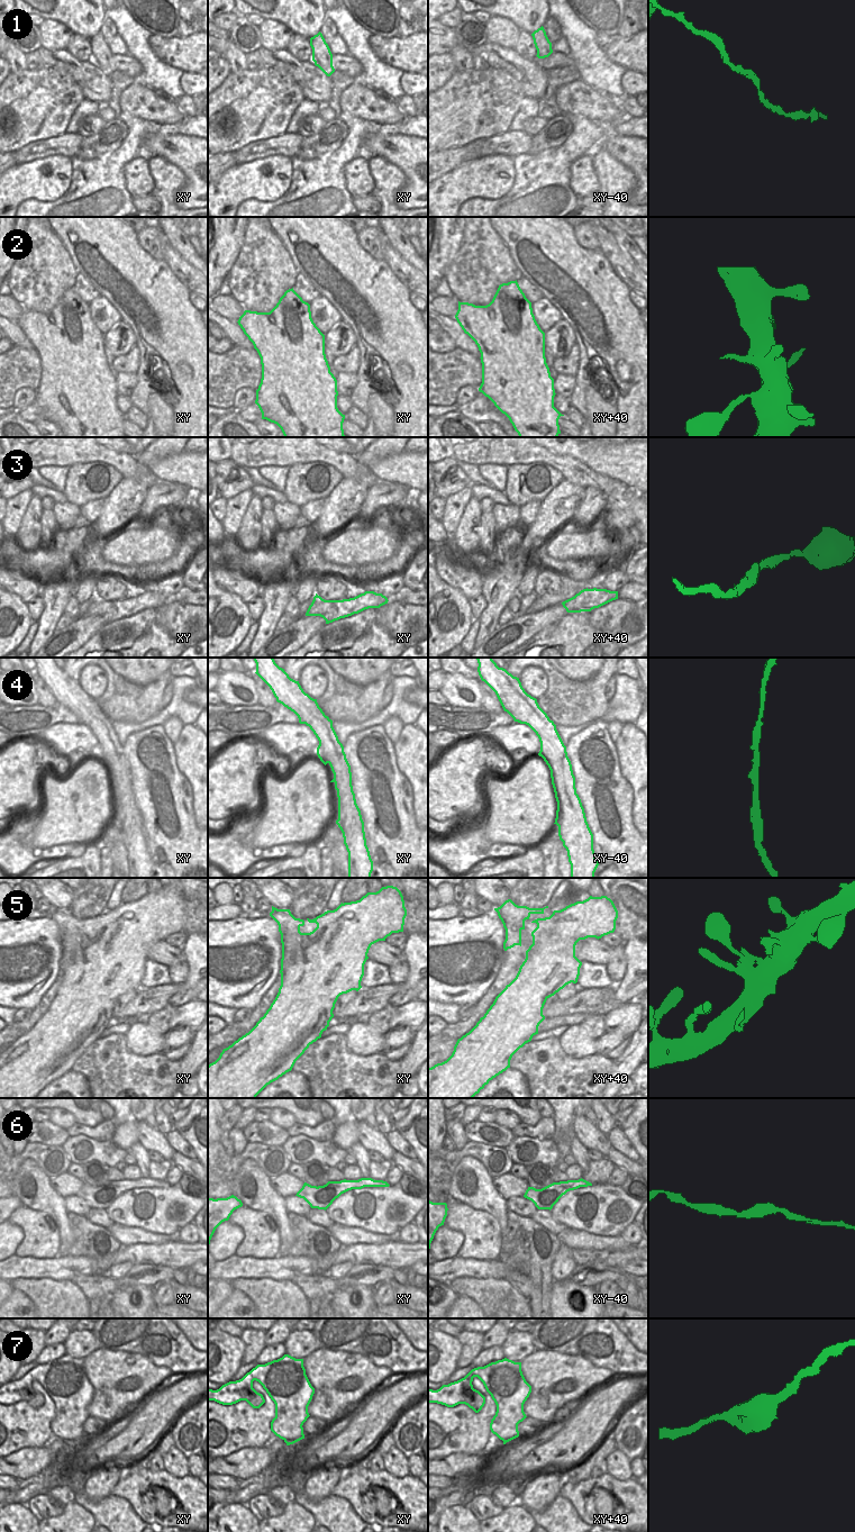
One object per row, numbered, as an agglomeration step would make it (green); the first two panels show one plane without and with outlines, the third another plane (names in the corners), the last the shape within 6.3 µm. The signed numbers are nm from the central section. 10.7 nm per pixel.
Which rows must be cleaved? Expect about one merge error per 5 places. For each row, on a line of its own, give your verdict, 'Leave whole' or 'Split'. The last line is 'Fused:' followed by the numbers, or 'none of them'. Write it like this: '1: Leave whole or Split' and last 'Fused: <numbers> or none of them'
1: Leave whole
2: Leave whole
3: Leave whole
4: Leave whole
5: Leave whole
6: Leave whole
7: Leave whole
Fused: none of them.

